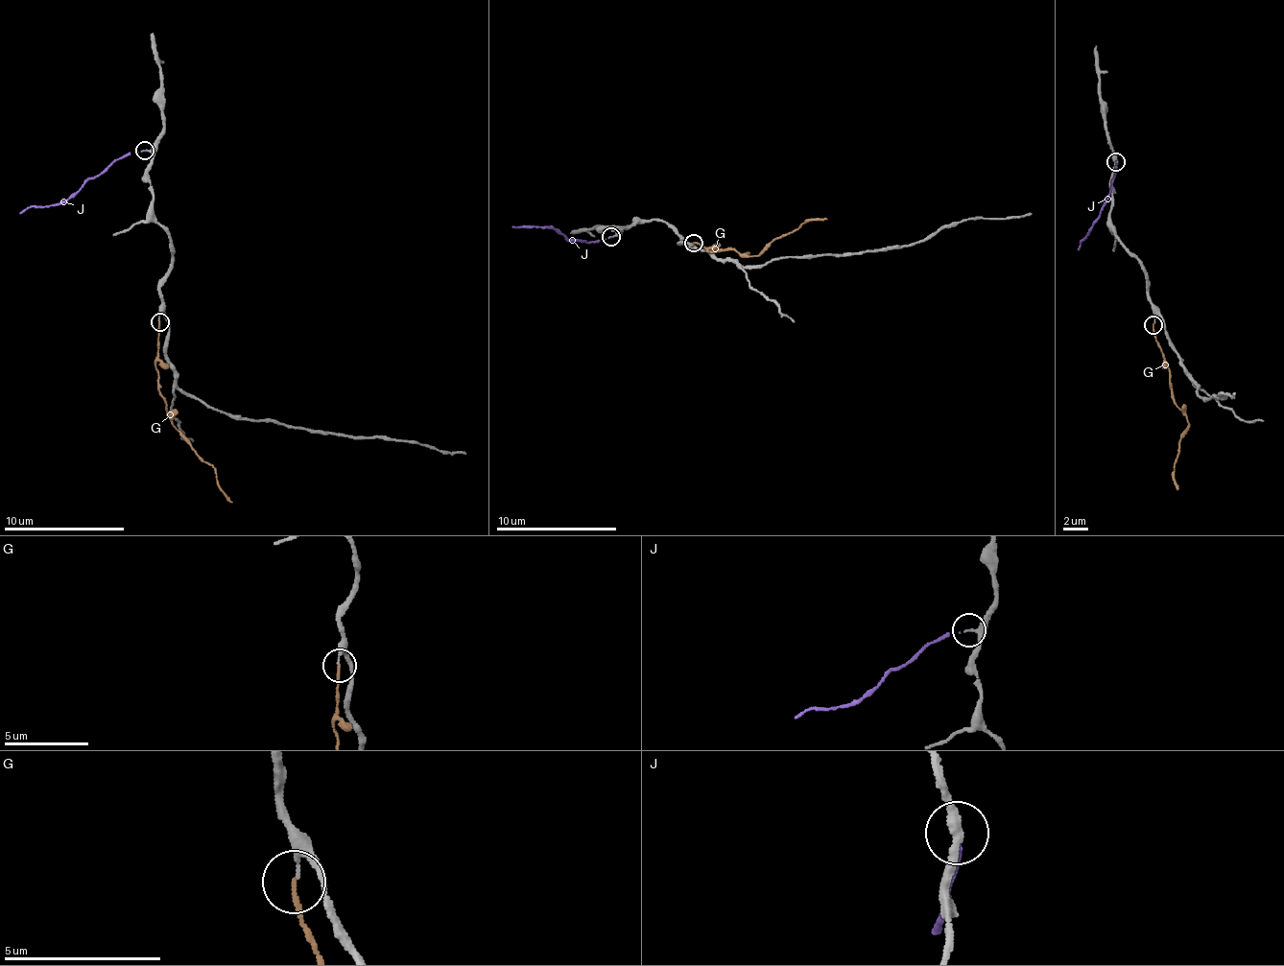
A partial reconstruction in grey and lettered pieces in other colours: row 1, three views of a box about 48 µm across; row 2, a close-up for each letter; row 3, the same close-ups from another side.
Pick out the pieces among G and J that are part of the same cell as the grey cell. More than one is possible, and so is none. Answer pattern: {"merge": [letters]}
{"merge": ["G"]}

